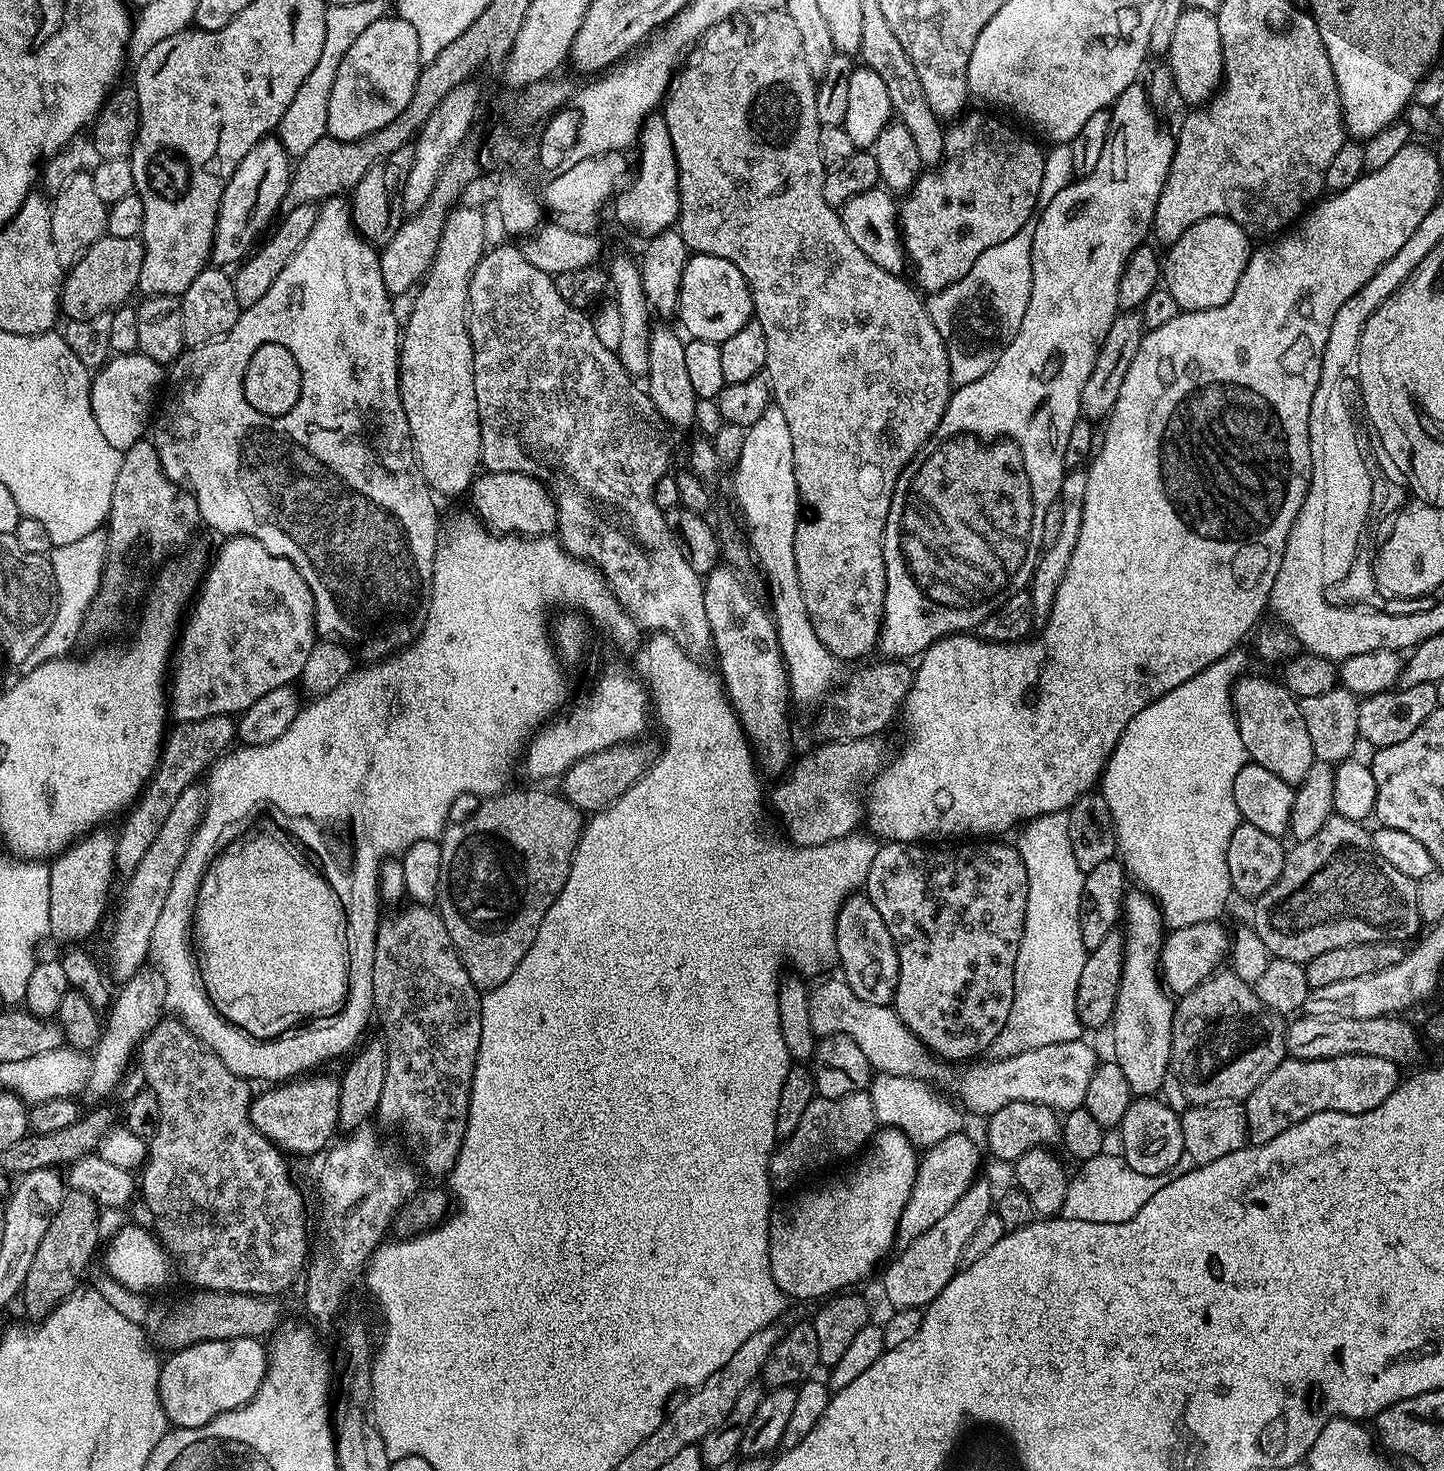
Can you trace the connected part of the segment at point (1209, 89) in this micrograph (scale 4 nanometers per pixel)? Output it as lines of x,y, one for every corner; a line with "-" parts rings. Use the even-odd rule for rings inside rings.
1184,8
1176,12
1174,35
1170,50
1166,53
1166,66
1171,69
1176,96
1184,99
1188,106
1203,106
1215,96
1224,79
1222,38
1218,35
1215,12

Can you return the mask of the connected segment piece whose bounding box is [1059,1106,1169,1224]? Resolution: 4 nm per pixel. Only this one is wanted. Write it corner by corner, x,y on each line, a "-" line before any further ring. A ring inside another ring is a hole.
1082,1106
1072,1109
1063,1117
1062,1145
1074,1159
1088,1160
1084,1169
1068,1181
1066,1198
1059,1213
1065,1220
1121,1224
1134,1218
1134,1214
1138,1214
1138,1210
1142,1210
1142,1206
1146,1206
1146,1202
1150,1202
1150,1198
1154,1198
1154,1194
1158,1194
1158,1190
1162,1190
1162,1186
1169,1182
1167,1175
1138,1174
1125,1162
1123,1155
1096,1156
1104,1148
1104,1136
1106,1129
1095,1121
1090,1110

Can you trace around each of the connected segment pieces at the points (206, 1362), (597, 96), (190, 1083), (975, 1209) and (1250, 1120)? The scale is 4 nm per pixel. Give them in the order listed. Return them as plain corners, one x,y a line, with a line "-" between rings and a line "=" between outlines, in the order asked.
234,1338
198,1342
171,1353
169,1360
161,1363
158,1378
158,1394
169,1425
177,1428
206,1426
206,1422
218,1418
218,1414
250,1402
268,1369
270,1352
262,1345
254,1338
=
680,15
676,16
669,20
663,31
643,49
645,52
641,56
633,55
626,62
629,64
623,63
603,78
593,79
596,81
585,88
583,85
578,92
581,105
575,107
580,113
580,128
577,130
577,140
566,152
567,159
585,160
607,152
624,152
631,144
633,147
639,141
640,127
644,125
646,117
653,115
663,105
664,93
668,91
668,84
677,71
678,61
685,55
682,46
686,46
690,38
693,37
680,36
=
162,1018
156,1025
148,1032
145,1036
144,1041
141,1042
138,1049
138,1066
142,1070
144,1075
144,1083
148,1089
154,1094
154,1098
158,1100
158,1130
151,1138
148,1140
148,1159
143,1165
142,1173
144,1172
144,1177
141,1175
138,1180
138,1192
142,1197
144,1195
144,1204
148,1207
148,1212
152,1215
152,1220
156,1223
156,1228
154,1227
155,1235
158,1237
161,1244
163,1244
168,1255
172,1257
173,1261
184,1271
184,1276
186,1279
190,1280
192,1283
197,1284
195,1287
197,1289
203,1290
205,1292
237,1292
238,1294
254,1294
255,1296
275,1296
279,1297
280,1292
284,1292
292,1283
296,1280
296,1275
303,1273
306,1268
306,1261
310,1256
310,1247
308,1248
308,1220
304,1217
304,1196
302,1193
296,1189
296,1184
292,1181
292,1176
288,1173
288,1166
284,1162
286,1159
285,1153
281,1149
277,1148
271,1140
267,1140
261,1132
257,1132
255,1126
250,1122
248,1117
248,1108
252,1104
254,1097
254,1090
252,1090
253,1085
249,1081
243,1080
238,1074
234,1074
230,1070
226,1070
226,1062
222,1062
222,1058
218,1058
218,1054
214,1054
214,1050
207,1048
203,1042
201,1042
198,1037
196,1037
193,1032
183,1024
182,1021
175,1018
=
984,1178
977,1179
975,1184
958,1198
954,1210
946,1214
926,1234
914,1238
912,1244
903,1249
904,1253
889,1266
884,1272
884,1296
892,1303
893,1309
897,1308
918,1308
927,1309
942,1294
942,1290
948,1288
950,1281
956,1279
956,1273
961,1267
960,1259
970,1242
974,1238
974,1230
982,1226
986,1217
994,1212
994,1192
984,1181
=
1346,1054
1334,1058
1322,1058
1321,1060
1294,1060
1285,1058
1278,1067
1258,1085
1248,1099
1243,1101
1246,1114
1246,1126
1248,1127
1248,1144
1255,1146
1265,1144
1278,1134
1290,1130
1298,1122
1310,1118
1314,1114
1323,1112
1345,1112
1346,1114
1362,1114
1374,1110
1400,1083
1402,1079
1401,1069
1386,1058
1374,1058
1370,1054

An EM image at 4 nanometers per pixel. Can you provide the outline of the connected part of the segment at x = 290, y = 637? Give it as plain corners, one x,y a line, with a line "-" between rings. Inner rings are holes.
230,536
223,543
203,573
198,595
191,601
174,648
170,712
180,722
211,716
235,717
254,706
262,694
289,687
299,681
306,658
318,643
314,596
295,566
278,554
270,554
262,542
249,536

